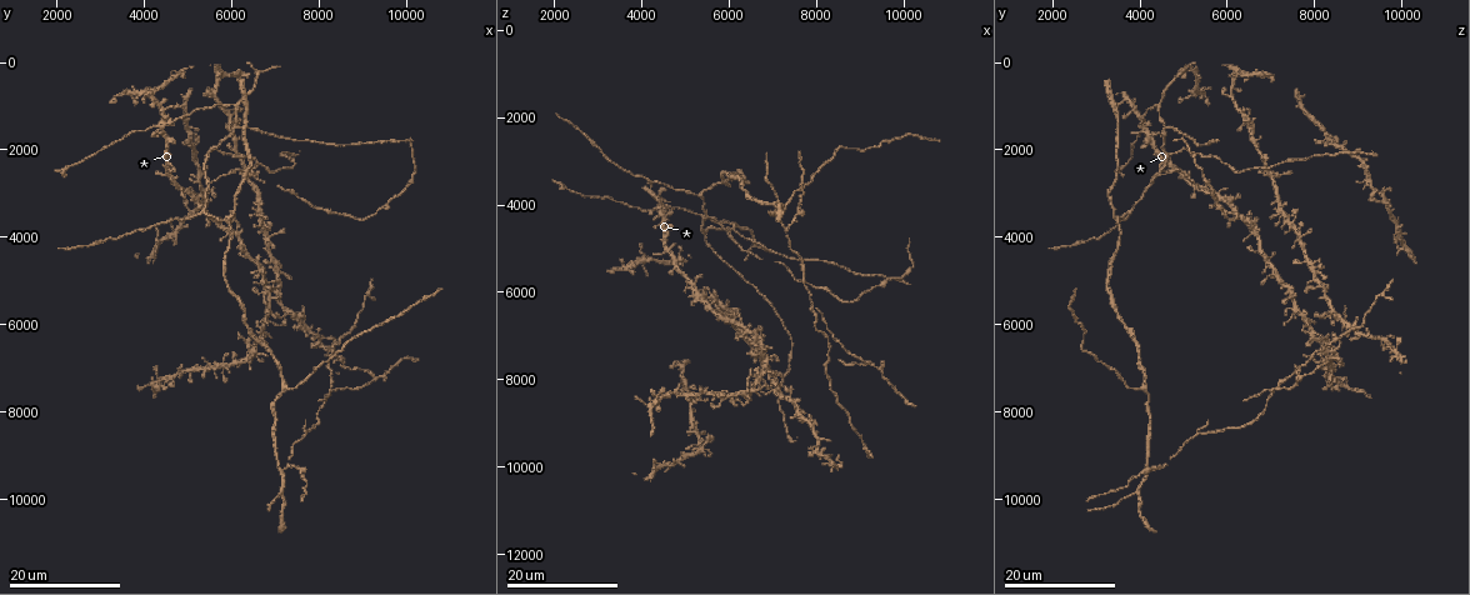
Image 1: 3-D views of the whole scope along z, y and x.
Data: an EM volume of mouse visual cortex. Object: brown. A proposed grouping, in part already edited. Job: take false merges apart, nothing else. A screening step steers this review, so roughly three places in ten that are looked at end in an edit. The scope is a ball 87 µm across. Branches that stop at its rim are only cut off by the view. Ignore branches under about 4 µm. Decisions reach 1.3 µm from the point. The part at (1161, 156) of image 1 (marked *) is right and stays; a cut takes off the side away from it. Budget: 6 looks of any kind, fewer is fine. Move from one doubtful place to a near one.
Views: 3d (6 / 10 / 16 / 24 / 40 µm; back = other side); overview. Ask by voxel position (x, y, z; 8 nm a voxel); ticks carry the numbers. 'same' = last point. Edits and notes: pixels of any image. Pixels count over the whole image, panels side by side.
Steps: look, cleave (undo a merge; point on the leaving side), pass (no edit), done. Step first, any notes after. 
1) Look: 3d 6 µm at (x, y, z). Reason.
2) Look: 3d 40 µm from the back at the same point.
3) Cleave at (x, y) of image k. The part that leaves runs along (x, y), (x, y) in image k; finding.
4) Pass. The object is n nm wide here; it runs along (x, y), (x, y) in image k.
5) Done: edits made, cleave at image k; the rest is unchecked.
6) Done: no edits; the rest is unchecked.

Look: 3d 16 µm at (7300, 9300, 4550). Three-way junction.

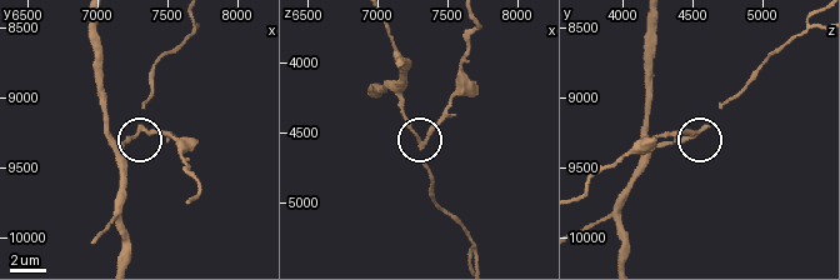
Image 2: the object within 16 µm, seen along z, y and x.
Look: 3d 10 µm at (7340, 9220, 4560).

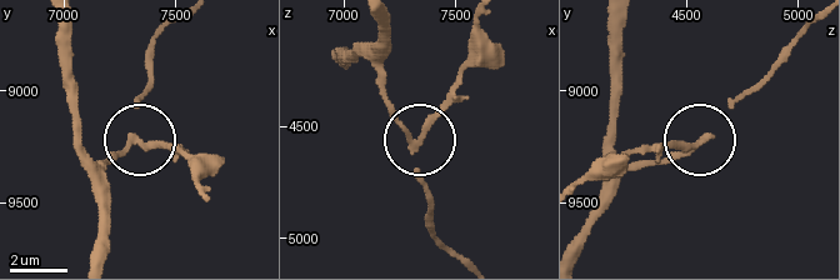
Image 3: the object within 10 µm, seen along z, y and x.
Look: 3d 10 µm from the back at (7330, 9220, 4570). Other side.

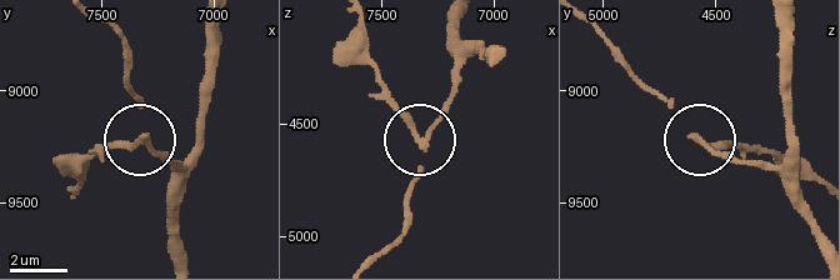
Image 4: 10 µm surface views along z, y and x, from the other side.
Cleave at (120, 140) of image 4. 3 arms meet here; the part that leaves runs along (424, 145), (369, 54), (364, 25) in image 4; two neurons meet here.

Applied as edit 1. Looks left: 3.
Look: overview. See it whole again.

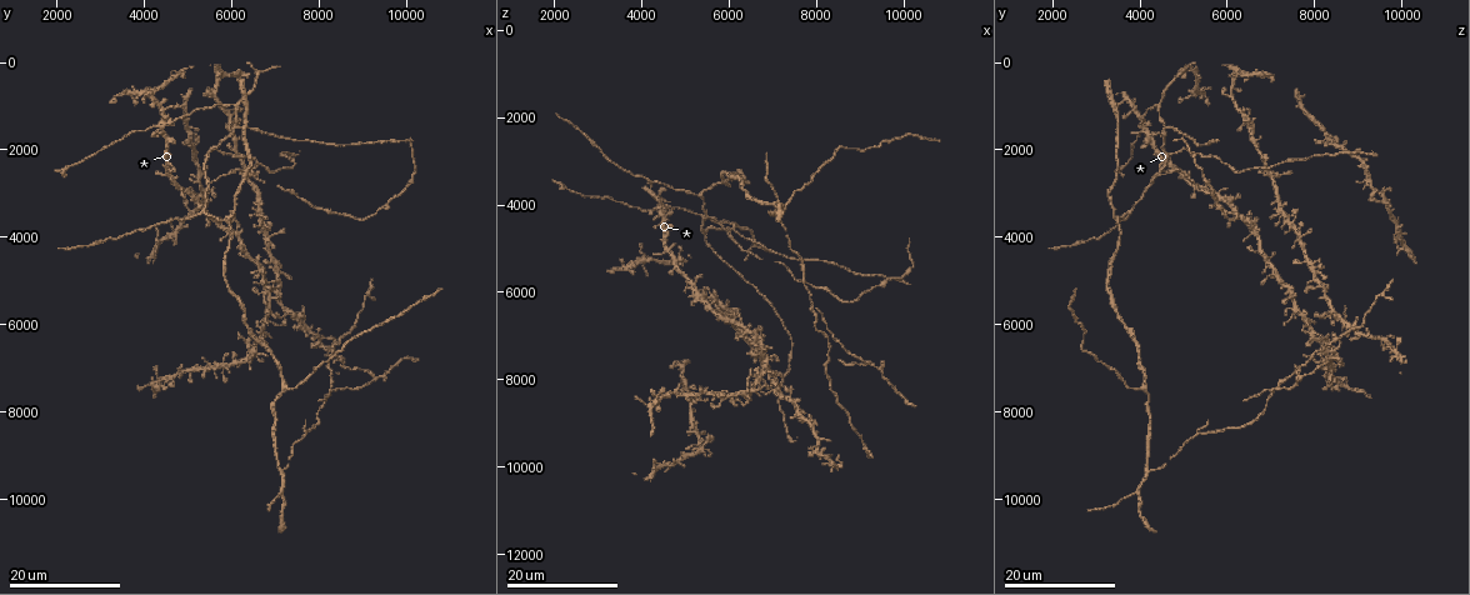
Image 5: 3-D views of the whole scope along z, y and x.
Look: 3d 16 µm at (9300, 7200, 7650). Branch point.

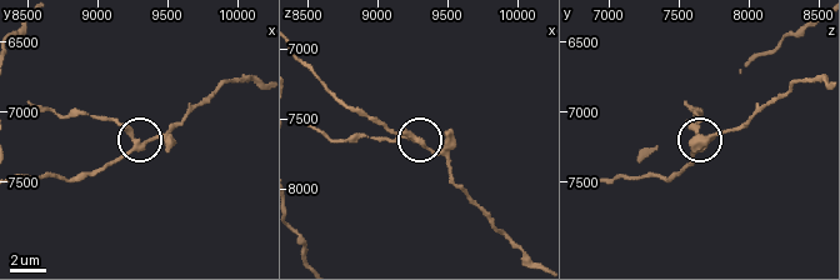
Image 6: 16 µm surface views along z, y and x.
Look: 3d 6 µm at (9280, 7200, 7660).

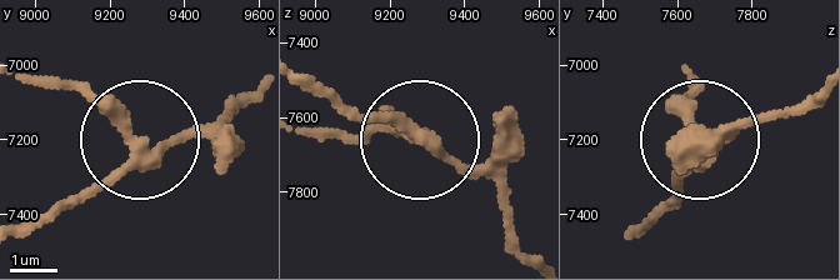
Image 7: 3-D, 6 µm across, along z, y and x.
Cleave at (94, 95) of image 7. The side arm is 8 µm long; the part that leaves runs along (133, 148), (85, 100), (25, 80) in image 7; a second neuron is stuck on.

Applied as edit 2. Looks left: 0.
Done: edits made, cleave at image 4, cleave at image 7; the rest is unchecked.

